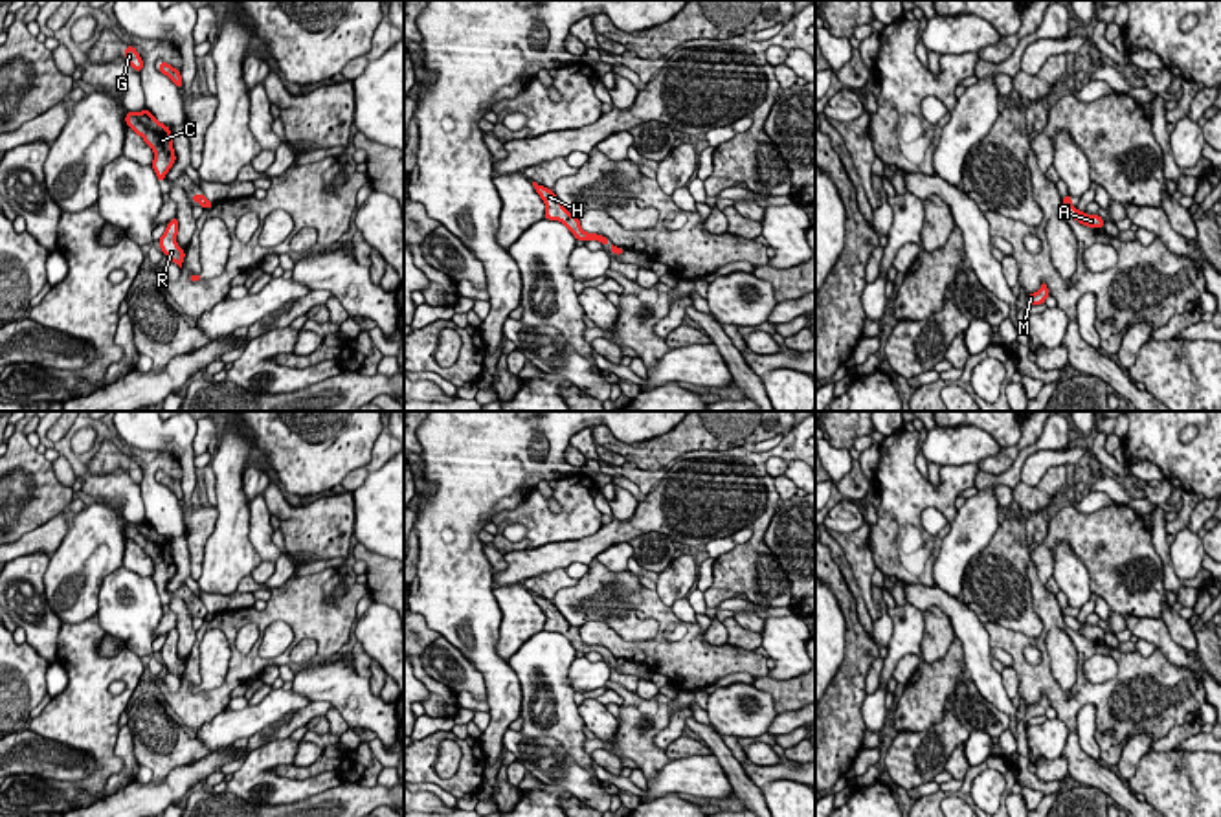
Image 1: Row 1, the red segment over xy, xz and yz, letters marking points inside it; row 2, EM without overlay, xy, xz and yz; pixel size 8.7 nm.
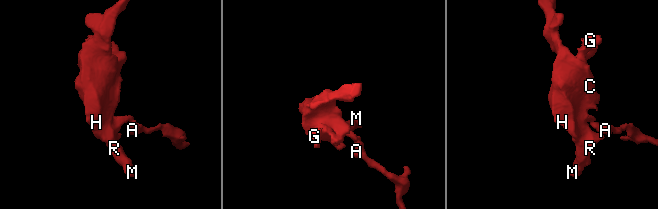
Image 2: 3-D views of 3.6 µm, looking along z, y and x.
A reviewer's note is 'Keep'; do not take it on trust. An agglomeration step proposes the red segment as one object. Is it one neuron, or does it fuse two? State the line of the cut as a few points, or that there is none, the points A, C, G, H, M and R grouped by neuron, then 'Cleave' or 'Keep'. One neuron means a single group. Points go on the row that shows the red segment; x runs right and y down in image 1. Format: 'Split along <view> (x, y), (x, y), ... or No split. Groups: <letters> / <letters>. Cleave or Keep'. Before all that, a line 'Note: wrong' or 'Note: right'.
Note: wrong
Split along xz (616, 248), (617, 254). Groups: A / C G H M R. Cleave

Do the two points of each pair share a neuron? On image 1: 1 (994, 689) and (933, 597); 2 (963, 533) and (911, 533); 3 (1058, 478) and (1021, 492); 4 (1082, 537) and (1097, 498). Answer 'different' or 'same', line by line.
1: same
2: different
3: same
4: different

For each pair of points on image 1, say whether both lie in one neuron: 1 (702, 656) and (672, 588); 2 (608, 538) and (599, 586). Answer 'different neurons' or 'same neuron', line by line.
1: different neurons
2: different neurons

